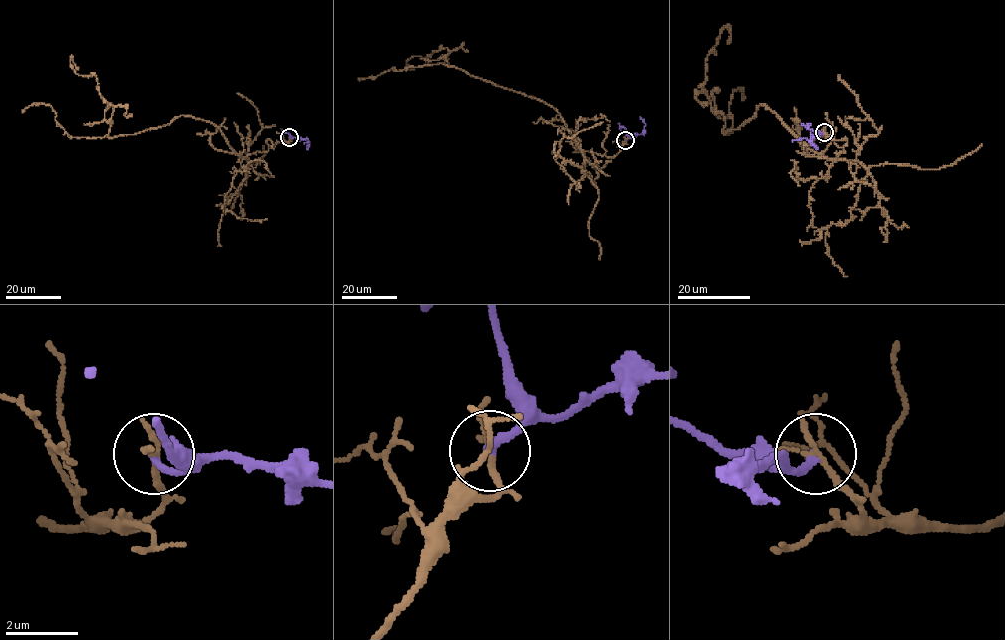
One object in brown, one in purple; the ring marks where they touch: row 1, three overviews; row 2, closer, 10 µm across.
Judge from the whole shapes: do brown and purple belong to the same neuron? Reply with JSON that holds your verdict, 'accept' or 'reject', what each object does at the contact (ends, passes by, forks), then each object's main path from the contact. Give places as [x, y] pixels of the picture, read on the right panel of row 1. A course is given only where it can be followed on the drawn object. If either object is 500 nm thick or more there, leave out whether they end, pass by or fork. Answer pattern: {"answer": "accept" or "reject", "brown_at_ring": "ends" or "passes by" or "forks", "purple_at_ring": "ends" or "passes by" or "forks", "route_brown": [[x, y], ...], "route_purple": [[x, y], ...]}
{"answer": "reject", "brown_at_ring": "passes by", "purple_at_ring": "ends", "route_brown": [[824, 132], [846, 140], [835, 158], [766, 105], [724, 133], [702, 84], [722, 29], [727, 44]], "route_purple": [[824, 132], [811, 139], [793, 141]]}

